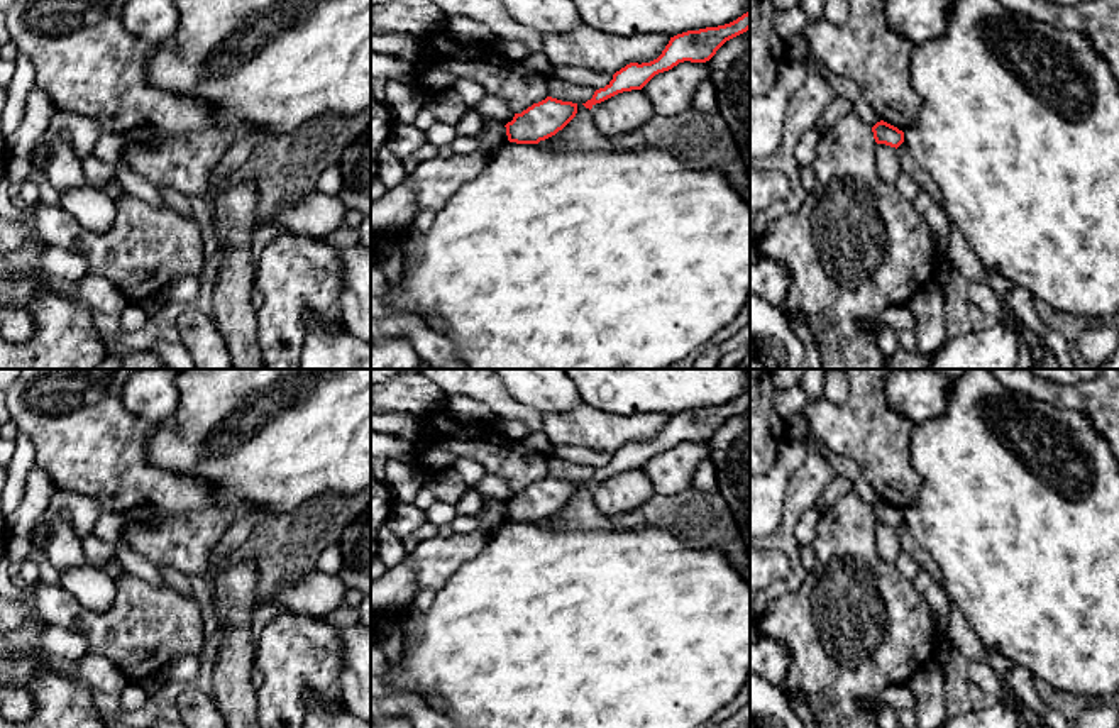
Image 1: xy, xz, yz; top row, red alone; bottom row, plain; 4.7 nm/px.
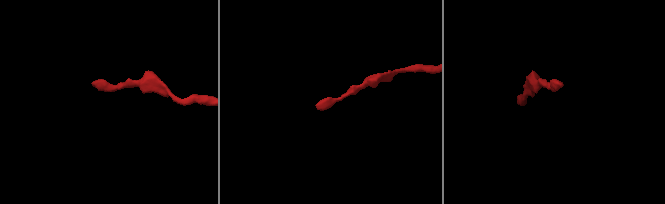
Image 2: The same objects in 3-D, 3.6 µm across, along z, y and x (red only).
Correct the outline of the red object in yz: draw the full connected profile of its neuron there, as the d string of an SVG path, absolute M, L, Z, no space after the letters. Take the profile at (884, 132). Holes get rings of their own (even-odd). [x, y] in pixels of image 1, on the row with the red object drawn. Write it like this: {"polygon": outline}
{"polygon": "M884 120L877 122L872 127L872 132L877 144L885 144L897 149L904 142L904 132Z"}

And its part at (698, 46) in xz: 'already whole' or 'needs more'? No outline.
already whole

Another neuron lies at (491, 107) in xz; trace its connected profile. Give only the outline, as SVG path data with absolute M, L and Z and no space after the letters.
M486 95L479 105L476 107L476 110L488 117L488 119L494 119L498 120L499 124L506 125L508 122L513 120L515 113L508 108L508 105L493 97L493 95Z

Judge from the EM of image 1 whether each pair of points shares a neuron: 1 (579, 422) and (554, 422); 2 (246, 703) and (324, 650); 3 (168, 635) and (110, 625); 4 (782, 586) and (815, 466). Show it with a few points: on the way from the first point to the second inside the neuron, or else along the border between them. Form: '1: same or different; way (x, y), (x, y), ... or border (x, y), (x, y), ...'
1: same; way (573, 422), (561, 422)
2: different; border (258, 691), (256, 710)
3: same; way (154, 632), (124, 632)
4: same; way (793, 556), (788, 546), (788, 523), (799, 496)

